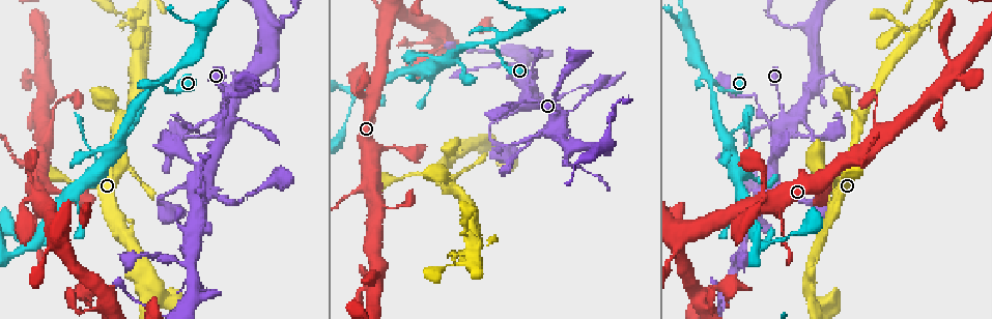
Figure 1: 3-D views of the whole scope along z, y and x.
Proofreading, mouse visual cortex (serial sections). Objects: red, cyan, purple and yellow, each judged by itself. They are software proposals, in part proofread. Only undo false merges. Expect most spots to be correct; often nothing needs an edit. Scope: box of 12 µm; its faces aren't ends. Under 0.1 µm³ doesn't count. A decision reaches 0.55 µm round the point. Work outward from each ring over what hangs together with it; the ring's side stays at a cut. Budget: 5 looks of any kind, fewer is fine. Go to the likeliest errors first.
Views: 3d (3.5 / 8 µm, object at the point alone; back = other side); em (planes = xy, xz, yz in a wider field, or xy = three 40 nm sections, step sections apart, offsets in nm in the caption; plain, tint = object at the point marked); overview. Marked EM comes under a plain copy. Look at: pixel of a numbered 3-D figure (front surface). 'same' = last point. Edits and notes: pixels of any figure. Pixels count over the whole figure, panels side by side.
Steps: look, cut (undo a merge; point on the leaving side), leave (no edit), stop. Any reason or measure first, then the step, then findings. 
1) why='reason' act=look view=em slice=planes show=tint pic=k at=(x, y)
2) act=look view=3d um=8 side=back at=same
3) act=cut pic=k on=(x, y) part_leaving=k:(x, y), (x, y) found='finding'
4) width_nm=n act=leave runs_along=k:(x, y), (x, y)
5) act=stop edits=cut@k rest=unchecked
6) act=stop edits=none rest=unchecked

why='a fork' act=look view=3d um=3.5 side=back pic=1 at=(492, 42)

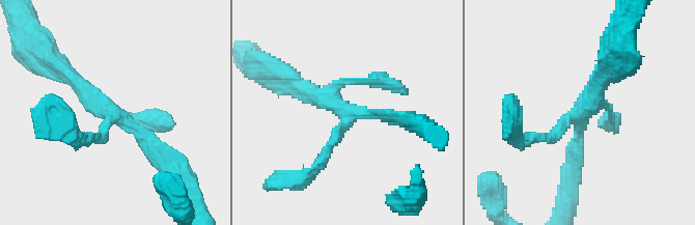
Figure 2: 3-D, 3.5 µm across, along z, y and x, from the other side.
act=look view=em slice=xy step=5 show=tint pic=2 at=(577, 116)

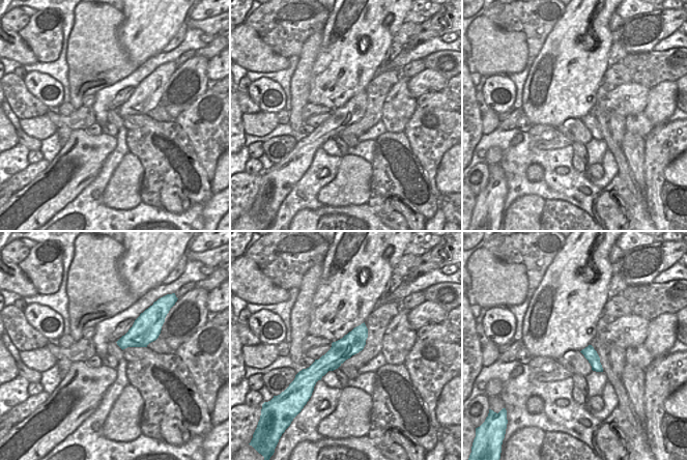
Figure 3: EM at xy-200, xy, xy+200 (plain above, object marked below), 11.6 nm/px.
act=look view=em slice=xy step=1 show=tint at=same

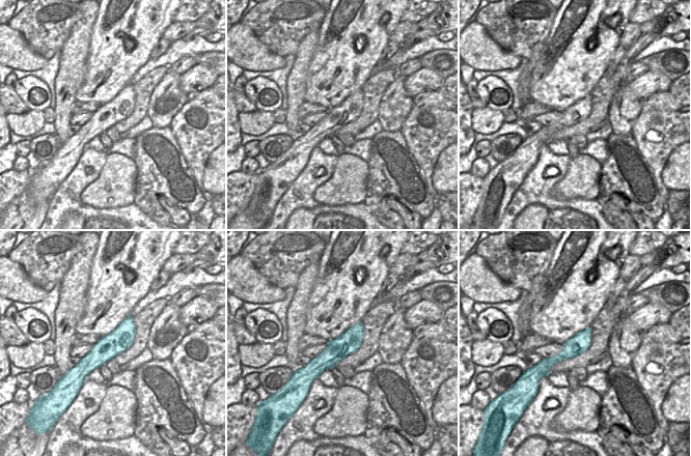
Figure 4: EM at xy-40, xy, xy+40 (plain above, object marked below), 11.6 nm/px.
act=leave runs_along=4:(130, 319), (75, 373) found='one cell here'

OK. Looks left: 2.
act=look view=3d um=3.5 pic=1 at=(553, 122)

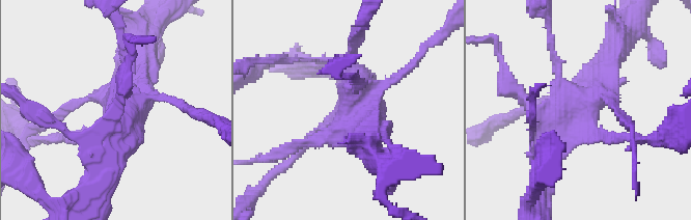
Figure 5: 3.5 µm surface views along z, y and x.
act=look view=em slice=xy step=1 show=tint pic=5 at=(345, 112)

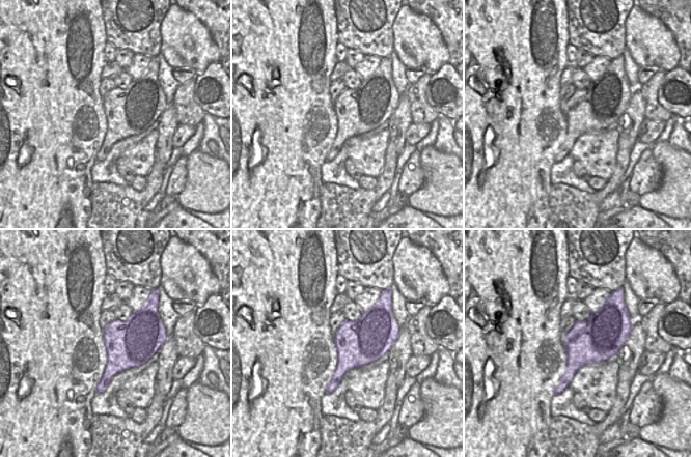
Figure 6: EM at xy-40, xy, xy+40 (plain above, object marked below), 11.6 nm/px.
act=leave runs_along=5:(122, 49), (126, 135), (107, 175) found='all the same cell'

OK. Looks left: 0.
act=stop edits=none rest=unchecked

